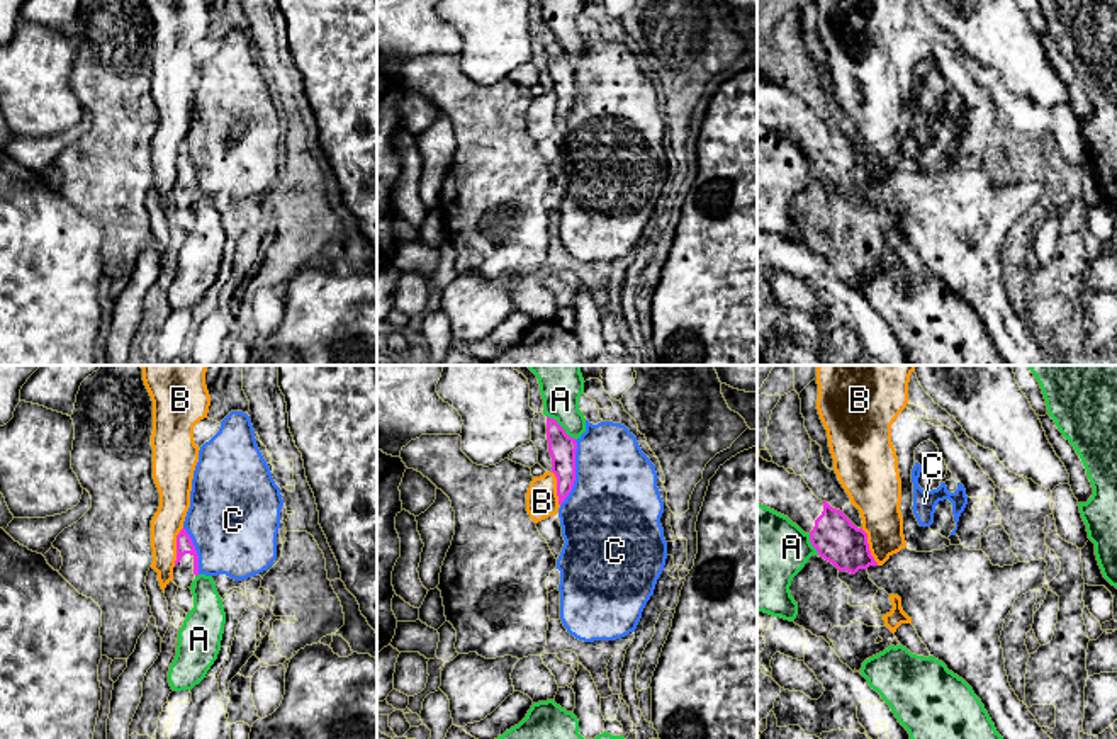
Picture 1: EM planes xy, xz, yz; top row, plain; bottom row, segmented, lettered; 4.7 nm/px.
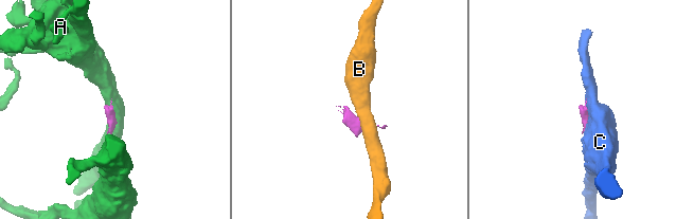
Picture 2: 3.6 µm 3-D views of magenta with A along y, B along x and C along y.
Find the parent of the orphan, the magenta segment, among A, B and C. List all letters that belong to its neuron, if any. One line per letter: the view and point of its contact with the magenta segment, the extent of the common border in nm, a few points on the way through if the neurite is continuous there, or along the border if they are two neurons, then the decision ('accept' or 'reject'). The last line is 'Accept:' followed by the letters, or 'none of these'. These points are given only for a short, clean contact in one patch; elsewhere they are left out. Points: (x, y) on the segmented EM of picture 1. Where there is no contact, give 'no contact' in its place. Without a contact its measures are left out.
A: xz (562, 428) | 180 nm | along xz (547, 415), (576, 439) | reject
B: xy (177, 546) | 190 nm | along xy (182, 527), (177, 535), (177, 559), (174, 564) | reject
C: xz (574, 473) | 320 nm | reject
Accept: none of these

